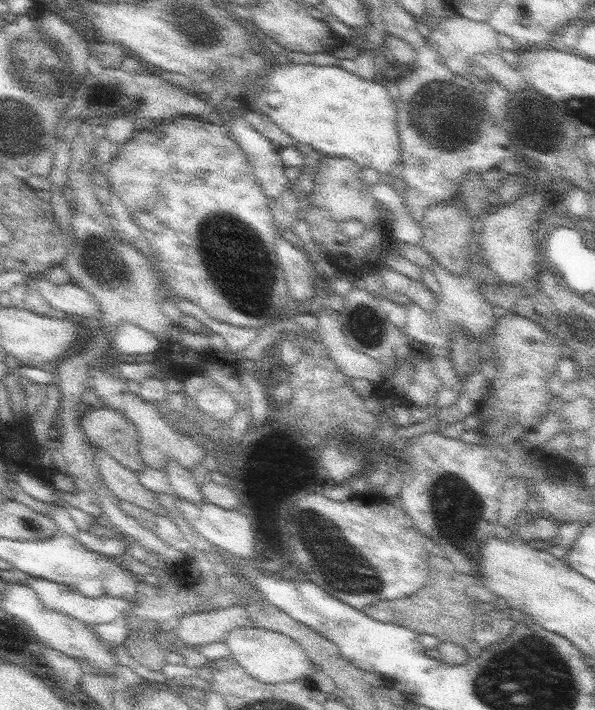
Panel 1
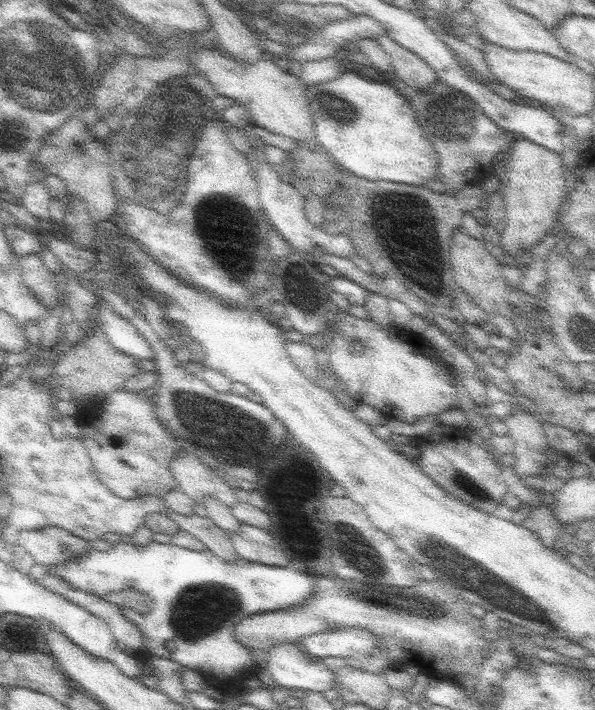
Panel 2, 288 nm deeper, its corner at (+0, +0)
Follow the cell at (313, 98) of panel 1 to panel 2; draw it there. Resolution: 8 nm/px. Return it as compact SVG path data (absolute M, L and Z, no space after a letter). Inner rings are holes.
M345 72L335 80L307 86L305 96L313 112L317 142L351 176L405 186L439 180L437 152L425 138L413 106L393 88L391 80L373 82L361 74Z

